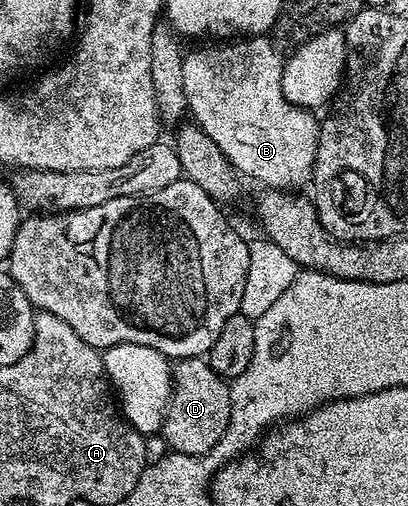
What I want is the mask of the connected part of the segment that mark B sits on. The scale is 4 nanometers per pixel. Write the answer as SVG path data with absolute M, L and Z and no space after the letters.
M266 35L235 38L230 42L215 42L212 48L195 48L183 58L185 98L194 123L199 125L229 158L236 173L248 176L259 184L275 190L287 190L290 184L306 185L315 168L315 151L319 141L319 125L314 111L298 108L285 98L281 90L284 53L279 53L274 39Z

